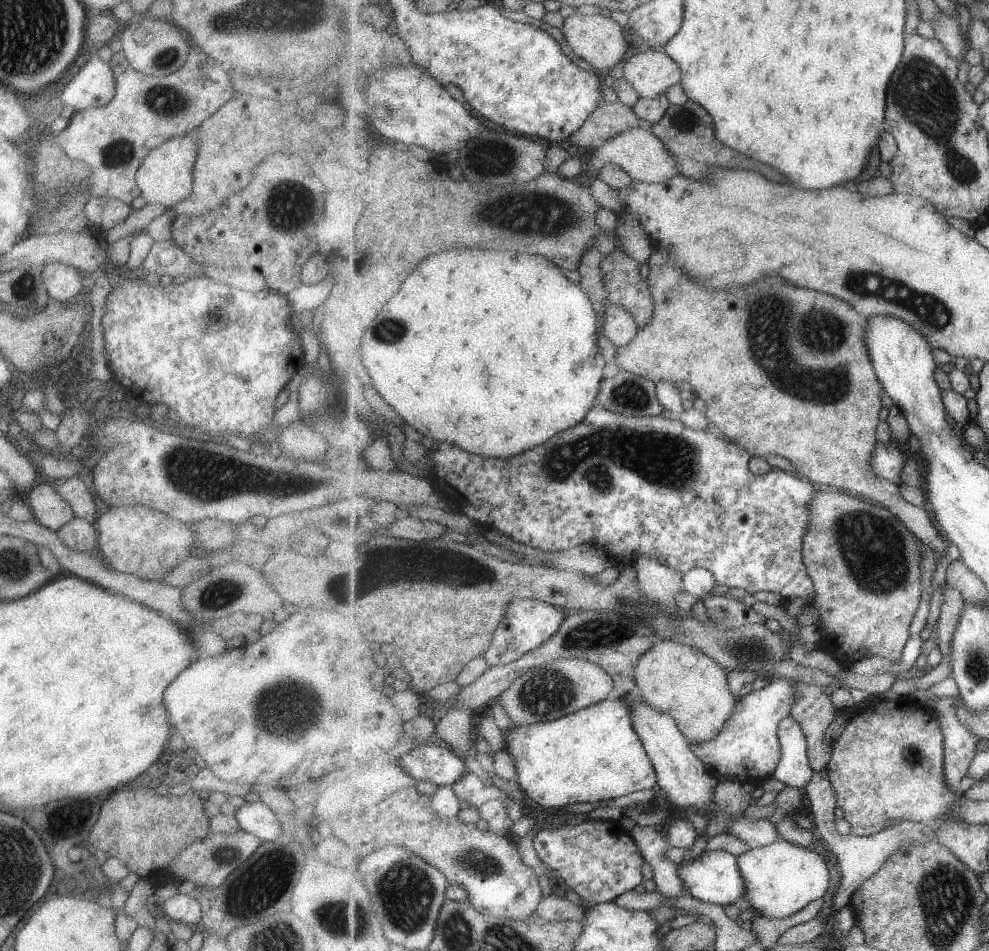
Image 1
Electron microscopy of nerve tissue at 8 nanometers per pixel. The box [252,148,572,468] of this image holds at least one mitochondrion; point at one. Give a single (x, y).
(288, 209)

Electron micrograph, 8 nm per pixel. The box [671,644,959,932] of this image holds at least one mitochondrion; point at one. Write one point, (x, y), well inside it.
(912, 758)

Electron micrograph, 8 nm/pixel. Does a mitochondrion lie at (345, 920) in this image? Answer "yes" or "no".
yes

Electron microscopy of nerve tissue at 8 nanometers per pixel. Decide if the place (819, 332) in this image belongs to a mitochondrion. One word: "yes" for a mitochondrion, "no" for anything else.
yes

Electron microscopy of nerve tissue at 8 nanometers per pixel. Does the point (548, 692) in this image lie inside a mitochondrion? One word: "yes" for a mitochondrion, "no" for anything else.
yes

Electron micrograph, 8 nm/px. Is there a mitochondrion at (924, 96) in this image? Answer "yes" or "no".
yes

